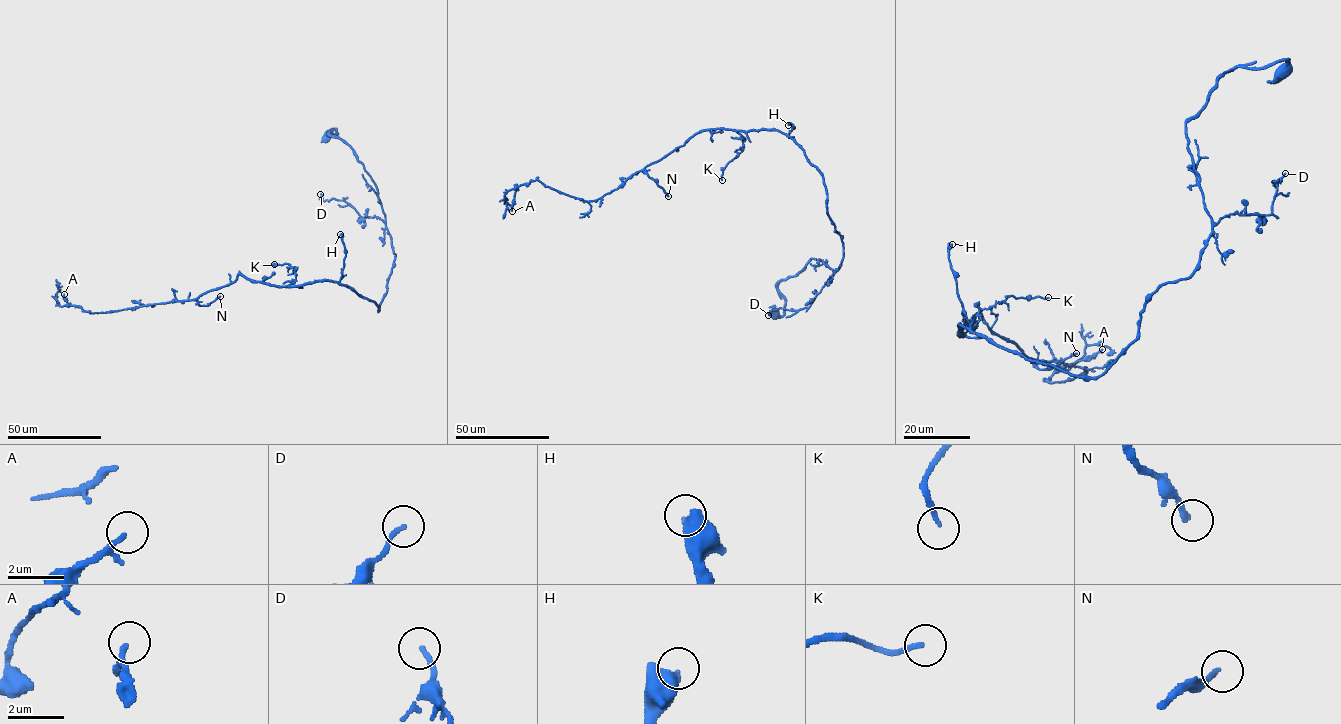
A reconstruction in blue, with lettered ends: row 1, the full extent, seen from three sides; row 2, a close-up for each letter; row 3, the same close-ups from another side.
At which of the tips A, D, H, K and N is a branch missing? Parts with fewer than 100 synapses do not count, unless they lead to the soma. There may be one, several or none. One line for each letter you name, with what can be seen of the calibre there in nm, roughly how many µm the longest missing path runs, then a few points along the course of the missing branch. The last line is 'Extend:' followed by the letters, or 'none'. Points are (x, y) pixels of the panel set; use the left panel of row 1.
Extend: none

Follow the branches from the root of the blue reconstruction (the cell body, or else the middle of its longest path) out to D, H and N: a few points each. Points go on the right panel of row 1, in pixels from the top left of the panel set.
D: (1282, 75), (1285, 60), (1230, 69), (1186, 122), (1186, 135), (1215, 223), (1269, 215), (1273, 181), (1285, 173)
H: (1282, 75), (1285, 60), (1235, 67), (1186, 122), (1212, 234), (1101, 374), (974, 333), (952, 244)
N: (1282, 75), (1235, 67), (1186, 122), (1212, 234), (1101, 374), (958, 331), (979, 314), (1041, 369), (1076, 353)

